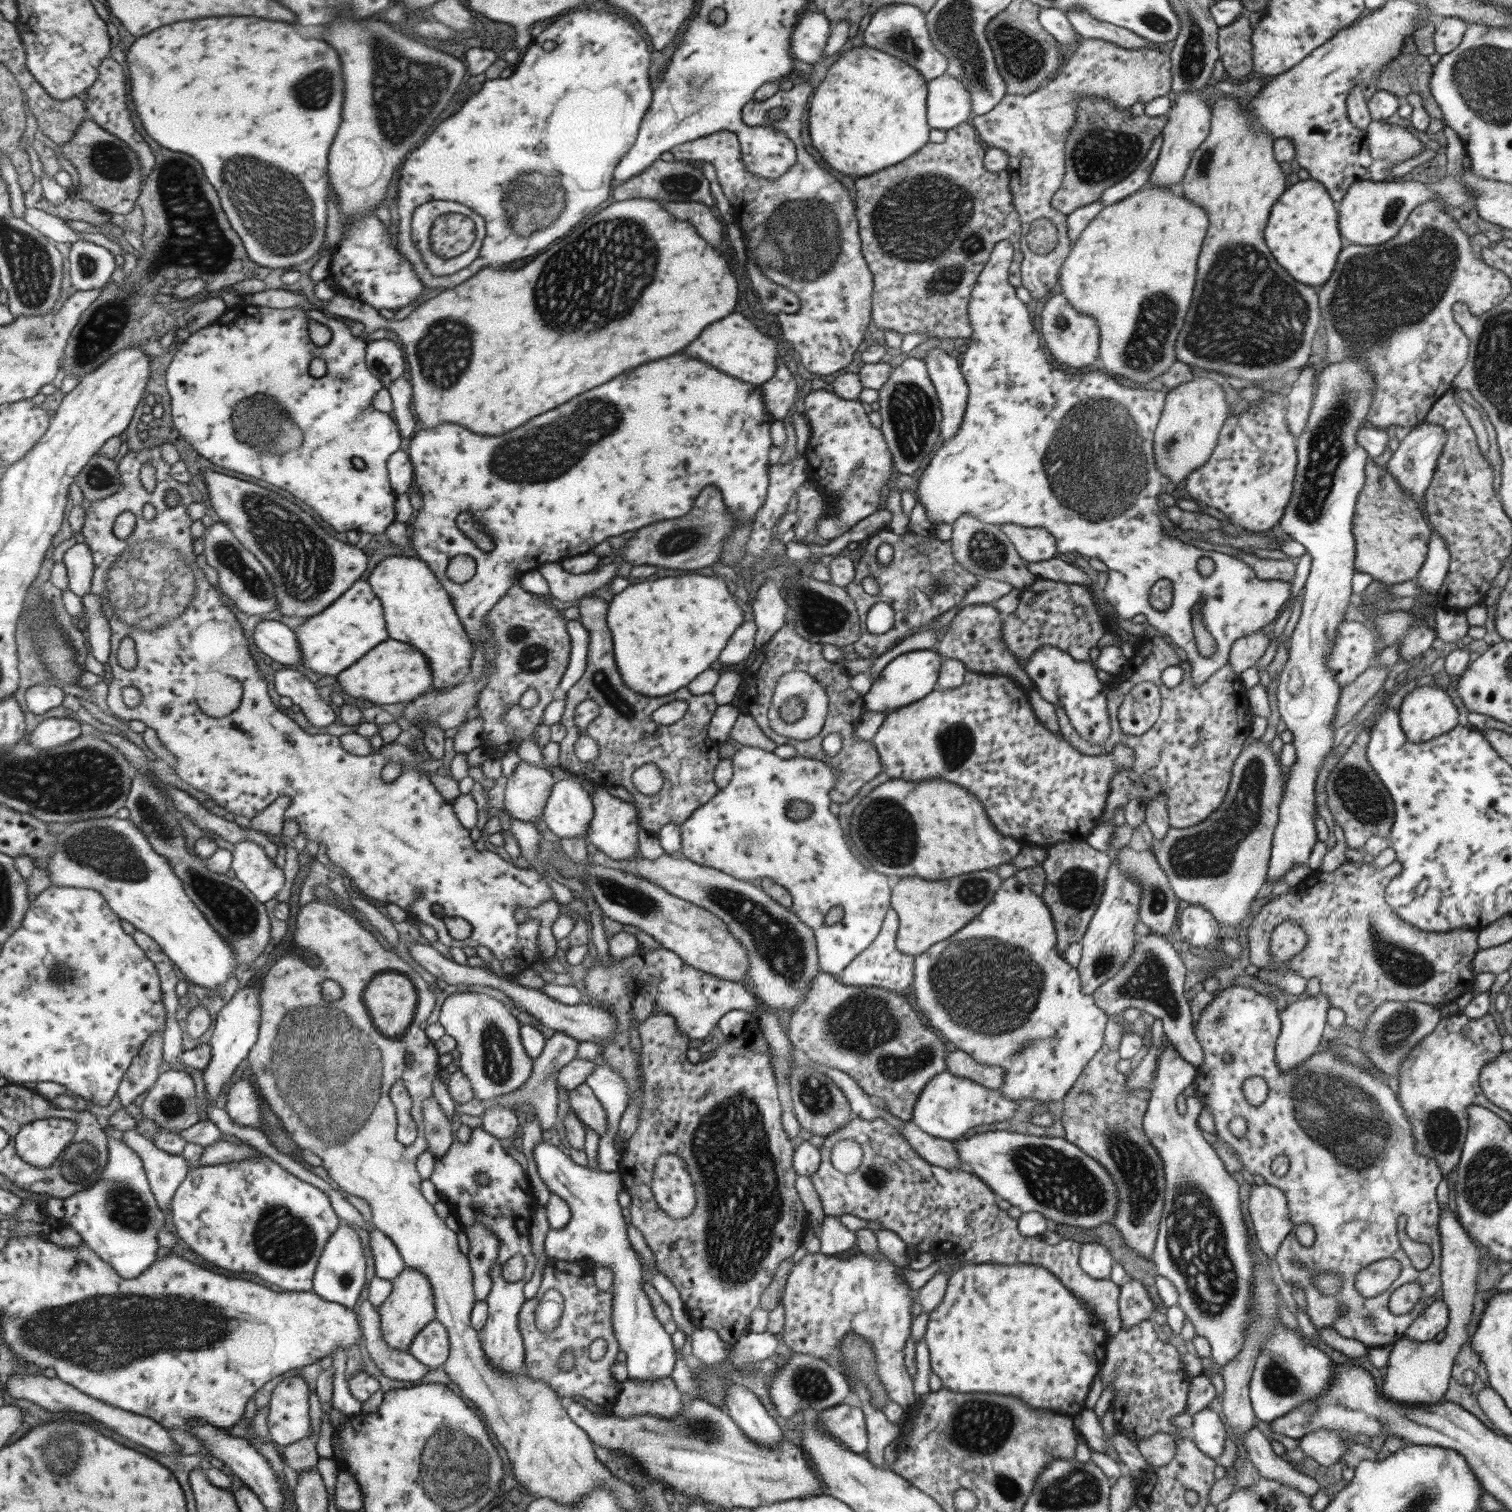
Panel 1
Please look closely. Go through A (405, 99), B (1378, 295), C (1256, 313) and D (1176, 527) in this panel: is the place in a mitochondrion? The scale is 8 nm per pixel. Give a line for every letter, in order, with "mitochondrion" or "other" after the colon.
A: mitochondrion
B: mitochondrion
C: mitochondrion
D: other

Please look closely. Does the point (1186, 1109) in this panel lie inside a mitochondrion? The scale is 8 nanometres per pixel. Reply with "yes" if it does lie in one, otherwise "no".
no

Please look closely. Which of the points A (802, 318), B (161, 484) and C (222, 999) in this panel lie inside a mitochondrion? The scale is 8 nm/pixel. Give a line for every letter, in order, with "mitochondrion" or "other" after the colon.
A: other
B: other
C: other

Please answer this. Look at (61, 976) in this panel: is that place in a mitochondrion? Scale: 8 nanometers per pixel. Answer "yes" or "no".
yes

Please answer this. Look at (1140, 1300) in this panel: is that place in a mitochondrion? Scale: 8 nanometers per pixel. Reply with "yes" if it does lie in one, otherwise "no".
no

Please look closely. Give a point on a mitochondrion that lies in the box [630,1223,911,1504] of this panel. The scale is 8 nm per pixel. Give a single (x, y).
(809, 1384)

